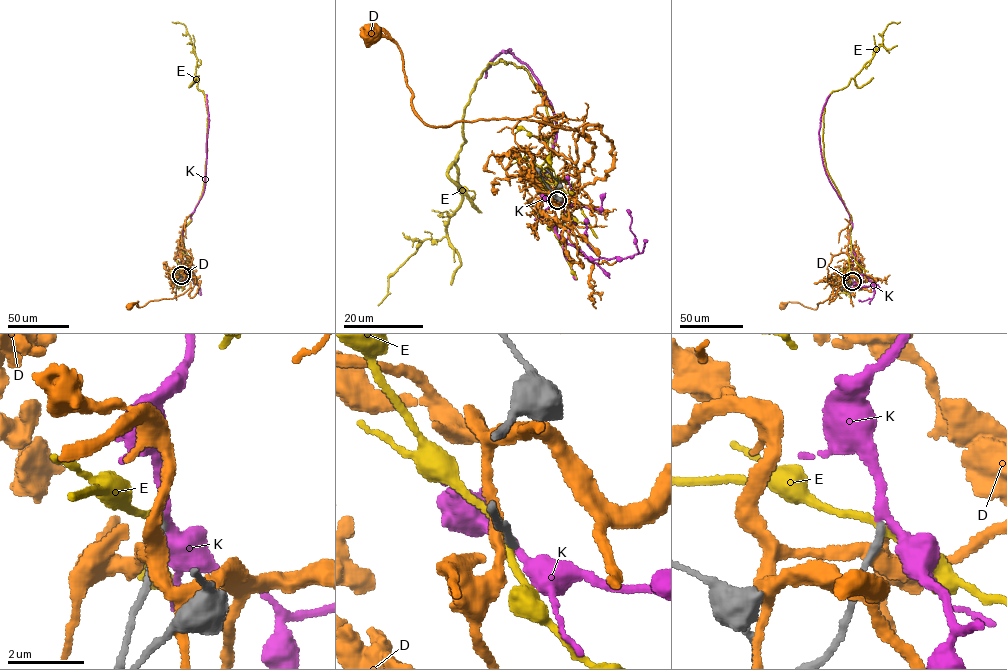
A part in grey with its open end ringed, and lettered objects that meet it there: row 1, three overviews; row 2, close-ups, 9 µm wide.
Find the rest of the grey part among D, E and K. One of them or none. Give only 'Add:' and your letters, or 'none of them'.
Add: K

